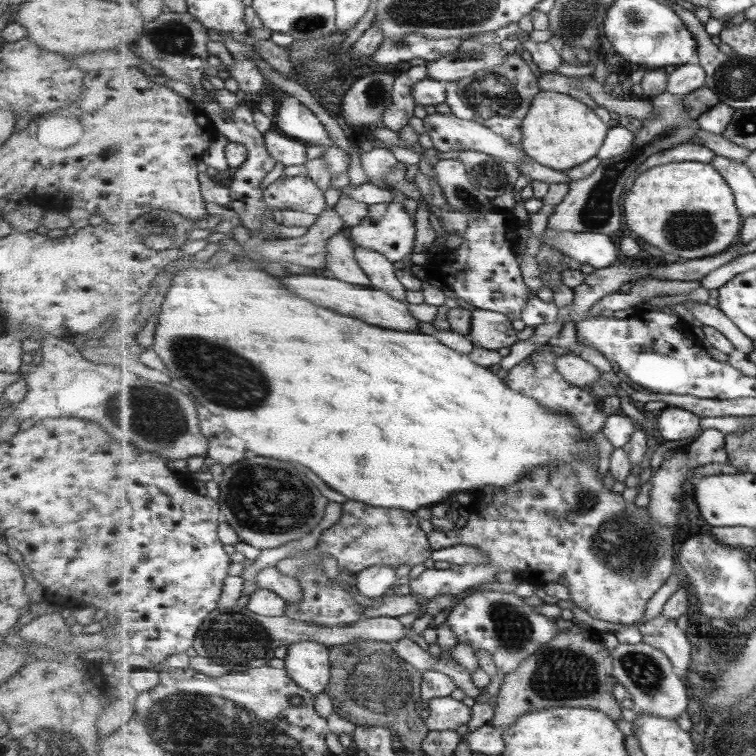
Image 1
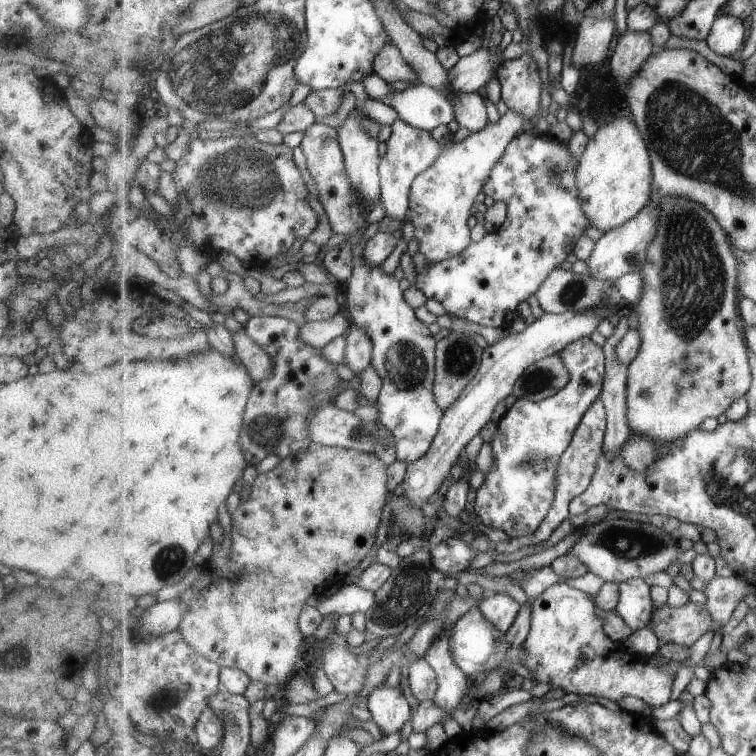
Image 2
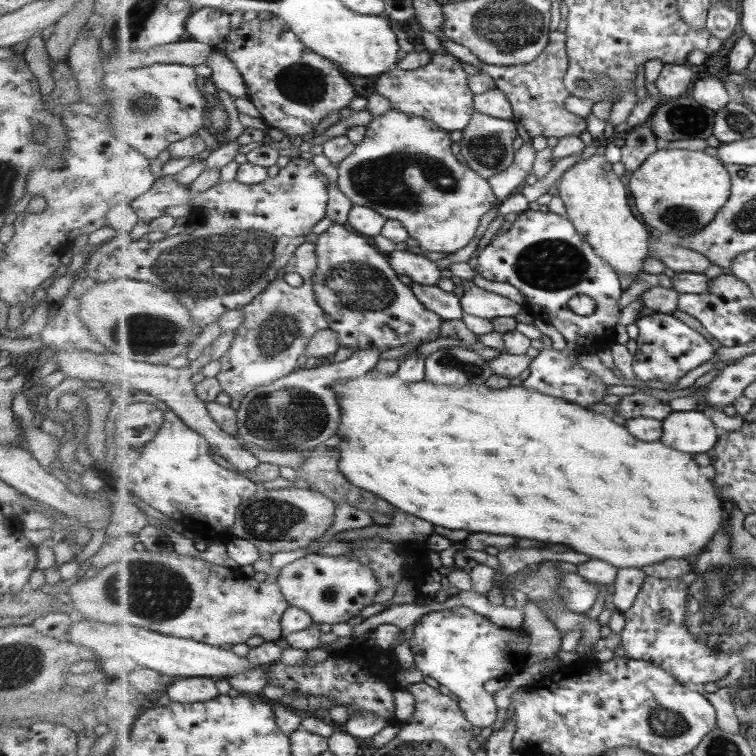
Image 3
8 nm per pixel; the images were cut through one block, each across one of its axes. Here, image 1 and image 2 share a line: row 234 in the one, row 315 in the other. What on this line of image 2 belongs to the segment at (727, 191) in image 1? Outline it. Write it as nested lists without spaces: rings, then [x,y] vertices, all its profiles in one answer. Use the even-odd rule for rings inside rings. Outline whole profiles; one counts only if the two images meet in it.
[[[683,198],[660,200],[663,216],[658,235],[648,250],[641,270],[643,294],[635,312],[642,345],[637,358],[628,366],[628,421],[633,435],[647,435],[673,442],[700,428],[705,418],[719,418],[753,385],[749,347],[739,328],[740,296],[737,296],[737,257],[731,250],[730,236],[719,219],[701,203]]]

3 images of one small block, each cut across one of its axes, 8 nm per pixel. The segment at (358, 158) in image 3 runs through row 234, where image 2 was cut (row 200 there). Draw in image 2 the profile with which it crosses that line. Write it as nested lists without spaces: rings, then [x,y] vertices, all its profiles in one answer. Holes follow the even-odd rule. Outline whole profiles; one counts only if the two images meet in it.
[[[508,109],[496,123],[489,122],[483,130],[471,133],[461,143],[445,144],[439,160],[413,181],[407,235],[416,239],[419,252],[427,262],[447,260],[462,253],[472,243],[467,220],[473,214],[475,198],[483,191],[494,164],[506,153],[511,141],[527,127],[528,120],[523,113]]]

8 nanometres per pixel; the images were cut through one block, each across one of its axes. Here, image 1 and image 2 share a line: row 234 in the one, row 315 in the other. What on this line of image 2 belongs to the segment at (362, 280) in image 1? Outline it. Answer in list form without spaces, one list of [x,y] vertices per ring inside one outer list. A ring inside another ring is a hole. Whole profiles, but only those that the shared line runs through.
[[[338,312],[335,316],[329,317],[324,321],[307,321],[302,325],[300,335],[302,339],[311,346],[323,349],[329,342],[338,336],[347,334],[349,327],[348,321],[343,312]]]

